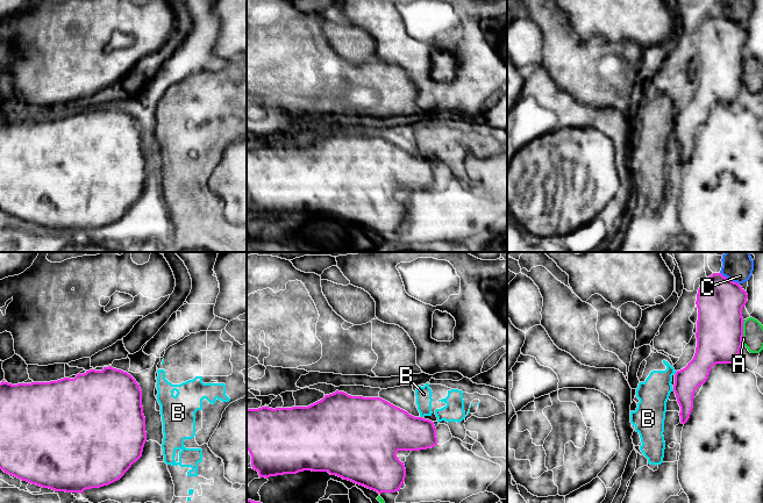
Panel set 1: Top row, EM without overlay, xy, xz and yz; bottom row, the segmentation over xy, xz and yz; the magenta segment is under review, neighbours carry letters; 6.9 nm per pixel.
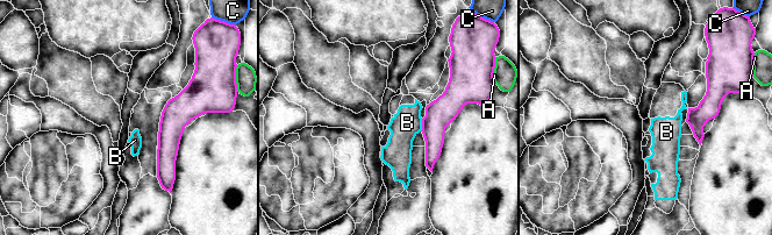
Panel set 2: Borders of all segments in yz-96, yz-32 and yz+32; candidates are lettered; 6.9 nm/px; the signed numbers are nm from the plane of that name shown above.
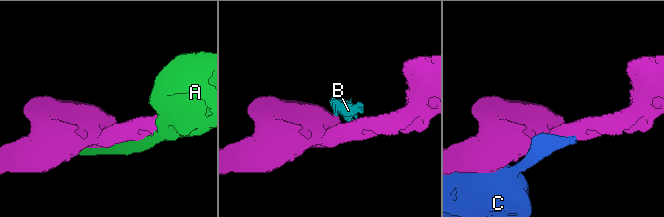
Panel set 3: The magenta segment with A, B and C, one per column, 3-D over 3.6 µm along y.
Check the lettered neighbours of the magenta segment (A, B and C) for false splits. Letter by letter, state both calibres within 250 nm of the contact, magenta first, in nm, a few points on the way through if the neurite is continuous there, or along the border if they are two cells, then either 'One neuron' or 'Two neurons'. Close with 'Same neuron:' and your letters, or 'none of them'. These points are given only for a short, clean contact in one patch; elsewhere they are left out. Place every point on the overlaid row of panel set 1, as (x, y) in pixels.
A: Thickness 320 nm (magenta) against 140 nm. Two neurons
B: Thickness 170 nm (magenta) against 220 nm. Boundary: yz (676, 372), (675, 374). Two neurons
C: Thickness 320 nm (magenta) against 220 nm. Two neurons
Same neuron: none of them

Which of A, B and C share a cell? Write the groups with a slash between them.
A / B / C

